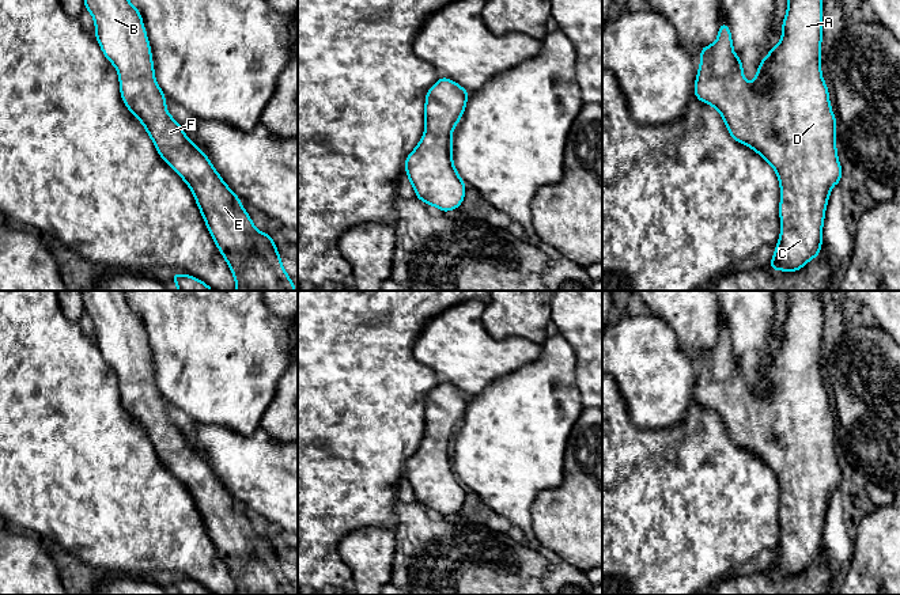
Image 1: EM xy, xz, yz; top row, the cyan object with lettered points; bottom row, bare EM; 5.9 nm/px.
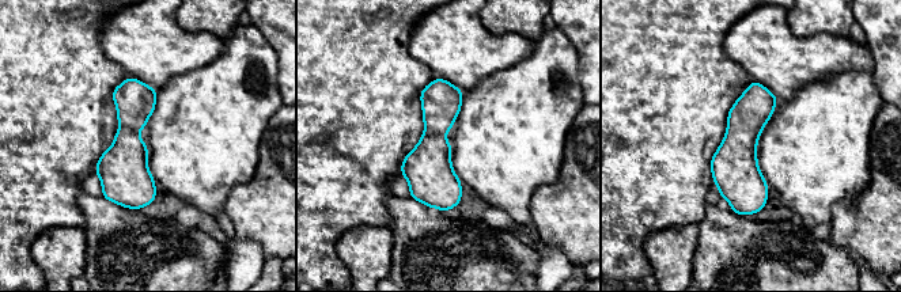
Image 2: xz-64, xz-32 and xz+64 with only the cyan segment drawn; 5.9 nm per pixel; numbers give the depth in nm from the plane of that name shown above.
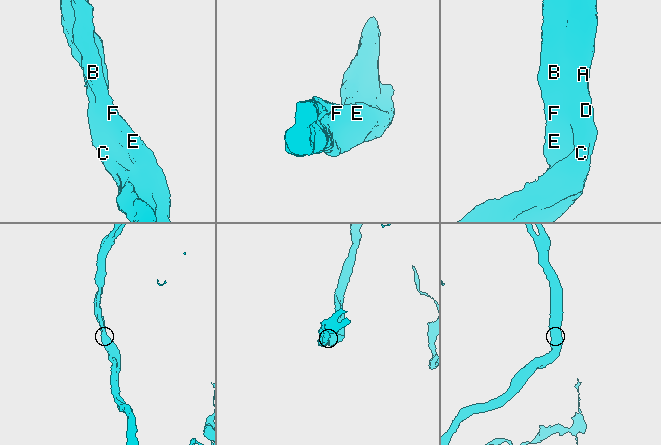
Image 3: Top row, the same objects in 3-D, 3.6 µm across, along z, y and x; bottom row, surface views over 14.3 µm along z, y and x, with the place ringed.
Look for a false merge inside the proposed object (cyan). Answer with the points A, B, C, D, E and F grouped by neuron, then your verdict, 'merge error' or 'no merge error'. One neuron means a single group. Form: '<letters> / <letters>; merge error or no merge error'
A B C D E F; no merge error

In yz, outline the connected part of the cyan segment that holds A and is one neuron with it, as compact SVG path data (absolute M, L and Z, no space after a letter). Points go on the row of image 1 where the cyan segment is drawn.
M787 0L780 42L760 61L749 84L742 75L742 62L733 50L730 29L721 22L716 41L700 50L700 68L695 82L695 96L714 106L722 115L730 136L756 151L776 171L780 185L780 235L769 261L772 270L797 272L821 251L825 208L833 185L842 181L842 166L836 154L836 120L829 92L821 75L823 0Z

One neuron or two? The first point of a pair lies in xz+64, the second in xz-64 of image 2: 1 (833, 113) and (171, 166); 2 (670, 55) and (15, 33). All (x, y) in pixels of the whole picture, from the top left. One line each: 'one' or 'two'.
1: one
2: one

